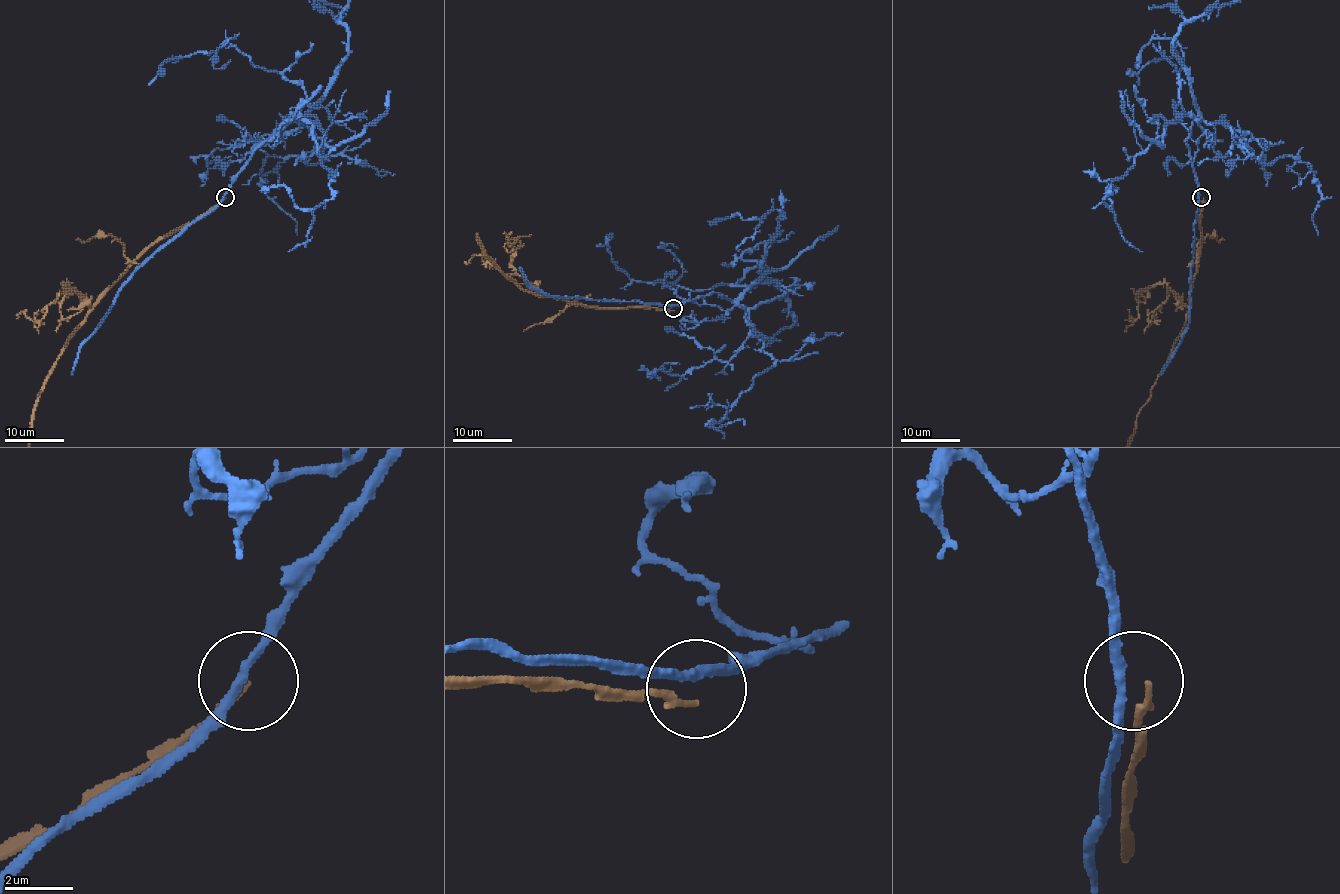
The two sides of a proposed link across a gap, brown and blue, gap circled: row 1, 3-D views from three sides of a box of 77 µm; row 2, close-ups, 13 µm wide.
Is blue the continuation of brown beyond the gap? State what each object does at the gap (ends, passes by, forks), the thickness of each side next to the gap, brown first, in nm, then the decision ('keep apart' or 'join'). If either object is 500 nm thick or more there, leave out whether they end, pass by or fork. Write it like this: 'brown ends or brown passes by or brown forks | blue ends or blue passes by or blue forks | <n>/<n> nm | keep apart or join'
brown ends | blue passes by | 170/280 nm | keep apart

